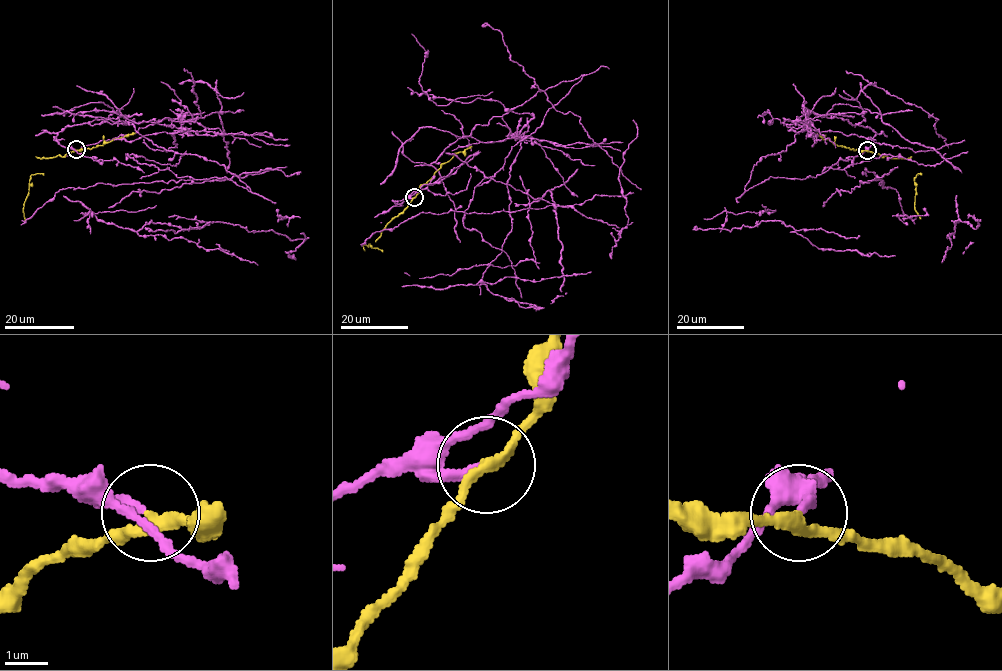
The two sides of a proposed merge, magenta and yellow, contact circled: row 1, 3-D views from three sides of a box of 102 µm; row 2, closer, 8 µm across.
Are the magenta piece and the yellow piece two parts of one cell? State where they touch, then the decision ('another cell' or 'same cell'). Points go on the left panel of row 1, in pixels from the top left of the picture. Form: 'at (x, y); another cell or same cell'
at (76, 149); another cell

